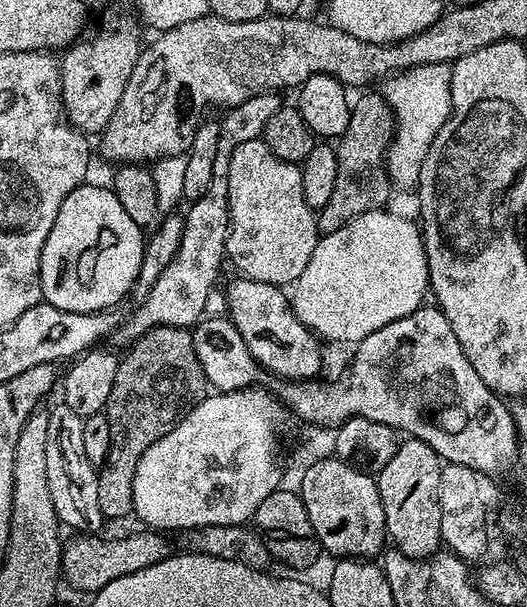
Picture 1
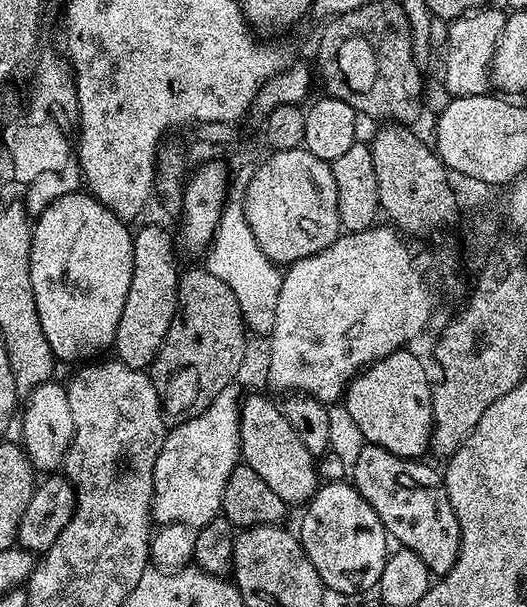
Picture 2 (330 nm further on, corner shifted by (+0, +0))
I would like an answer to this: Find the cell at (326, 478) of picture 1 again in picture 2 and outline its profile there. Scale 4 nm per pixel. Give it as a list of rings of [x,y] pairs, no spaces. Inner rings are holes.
[[[248,395],[241,399],[240,454],[243,463],[248,464],[250,470],[254,470],[254,474],[258,474],[258,478],[262,478],[262,482],[266,482],[266,486],[270,486],[270,490],[274,490],[274,494],[278,494],[278,498],[284,500],[285,505],[307,505],[315,494],[318,487],[317,461],[303,446],[299,435],[294,432],[293,426],[290,426],[290,422],[284,417],[281,412],[281,405],[277,401],[267,400],[264,396]]]

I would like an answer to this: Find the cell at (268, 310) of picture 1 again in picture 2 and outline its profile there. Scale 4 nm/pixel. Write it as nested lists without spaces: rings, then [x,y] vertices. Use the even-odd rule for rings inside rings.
[[[365,443],[359,458],[350,467],[350,480],[362,498],[370,502],[389,537],[399,547],[418,554],[433,577],[443,578],[460,553],[460,527],[441,473],[424,462],[420,458],[390,454],[376,444]]]

